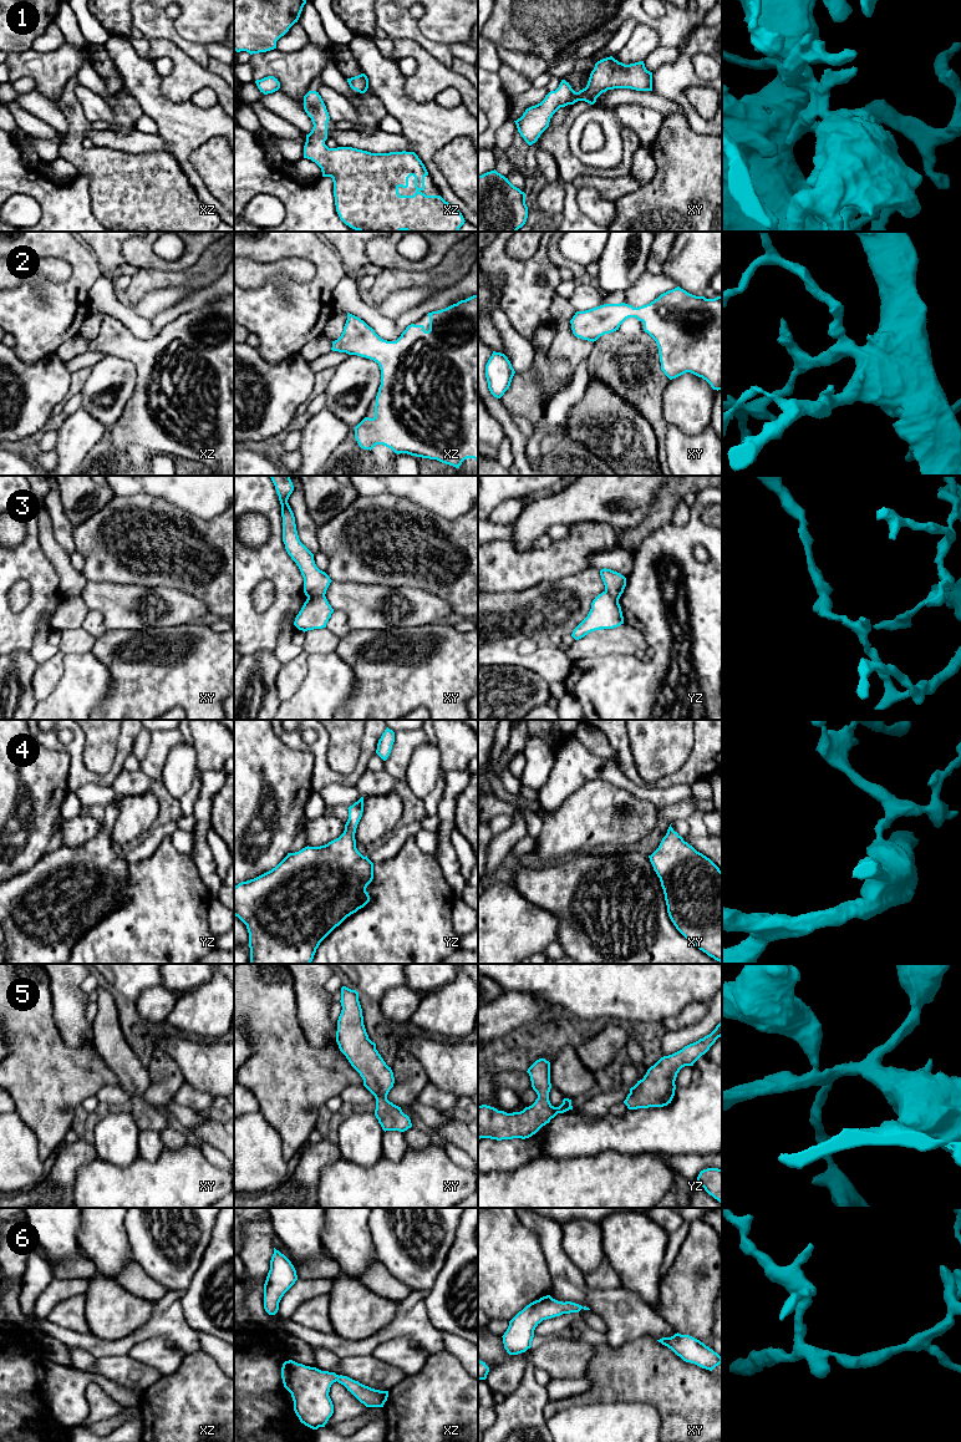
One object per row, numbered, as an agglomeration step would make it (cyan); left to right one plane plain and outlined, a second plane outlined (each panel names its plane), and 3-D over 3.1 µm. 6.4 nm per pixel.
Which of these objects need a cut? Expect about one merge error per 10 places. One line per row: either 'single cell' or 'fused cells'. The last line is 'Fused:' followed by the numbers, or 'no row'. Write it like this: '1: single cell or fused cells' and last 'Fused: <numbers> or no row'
1: single cell
2: single cell
3: fused cells
4: single cell
5: single cell
6: single cell
Fused: 3

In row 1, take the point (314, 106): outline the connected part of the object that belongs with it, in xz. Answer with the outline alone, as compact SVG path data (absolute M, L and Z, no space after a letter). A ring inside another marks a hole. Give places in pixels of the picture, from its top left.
M309 91L304 96L304 110L314 125L311 132L306 134L304 158L315 162L321 168L322 177L332 178L336 212L346 225L359 232L458 232L464 224L466 220L456 207L441 196L426 196L423 193L424 177L428 176L428 172L415 152L371 153L352 147L329 148L325 141L327 139L330 116L319 92ZM411 176L415 177L416 193L401 196L398 188L407 188Z

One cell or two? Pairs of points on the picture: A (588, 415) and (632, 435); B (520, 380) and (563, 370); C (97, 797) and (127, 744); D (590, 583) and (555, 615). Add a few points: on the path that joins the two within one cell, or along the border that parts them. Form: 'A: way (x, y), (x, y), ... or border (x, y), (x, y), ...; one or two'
A: way (599, 421), (621, 435); one
B: border (532, 366), (537, 374), (537, 384), (549, 401); two
C: border (110, 785), (84, 783), (75, 791); two
D: way (580, 593), (576, 600), (570, 600), (565, 605); one

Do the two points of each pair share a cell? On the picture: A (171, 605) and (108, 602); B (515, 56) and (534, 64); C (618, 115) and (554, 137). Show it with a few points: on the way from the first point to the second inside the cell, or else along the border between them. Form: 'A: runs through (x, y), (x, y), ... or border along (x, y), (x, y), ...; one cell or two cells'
A: runs through (156, 605), (123, 605); one cell
B: runs through (520, 61), (529, 64); one cell
C: border along (586, 108), (568, 133), (568, 146), (578, 160); two cells

